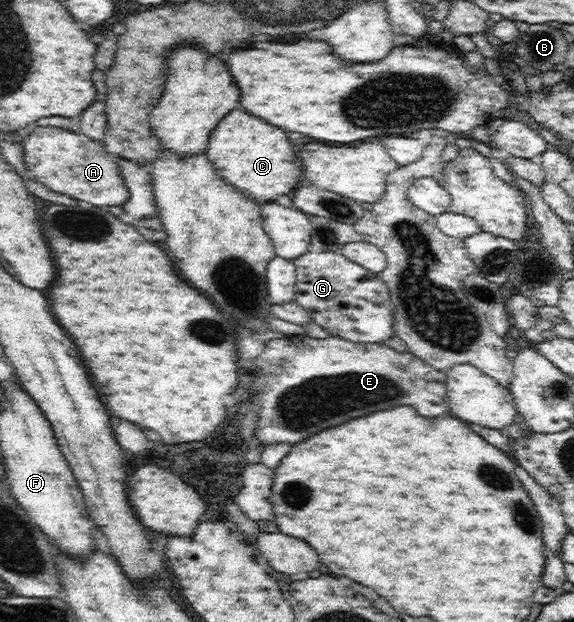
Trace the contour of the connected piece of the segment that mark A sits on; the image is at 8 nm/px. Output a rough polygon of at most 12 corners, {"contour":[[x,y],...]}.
{"contour":[[37,128],[27,168],[49,190],[121,206],[119,158],[89,136]]}

